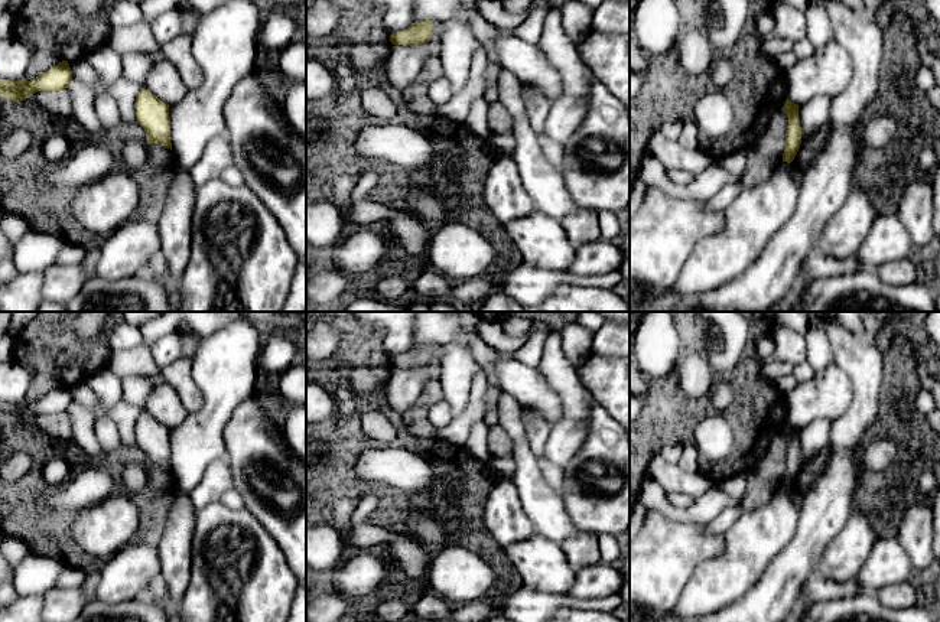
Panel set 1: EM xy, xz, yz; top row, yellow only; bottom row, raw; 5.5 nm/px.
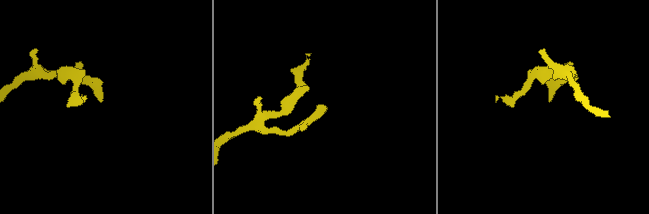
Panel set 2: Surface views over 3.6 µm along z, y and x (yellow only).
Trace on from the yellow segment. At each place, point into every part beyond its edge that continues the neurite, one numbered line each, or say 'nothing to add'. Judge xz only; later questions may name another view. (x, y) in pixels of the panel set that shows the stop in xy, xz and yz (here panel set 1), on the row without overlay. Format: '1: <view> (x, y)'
nothing to add

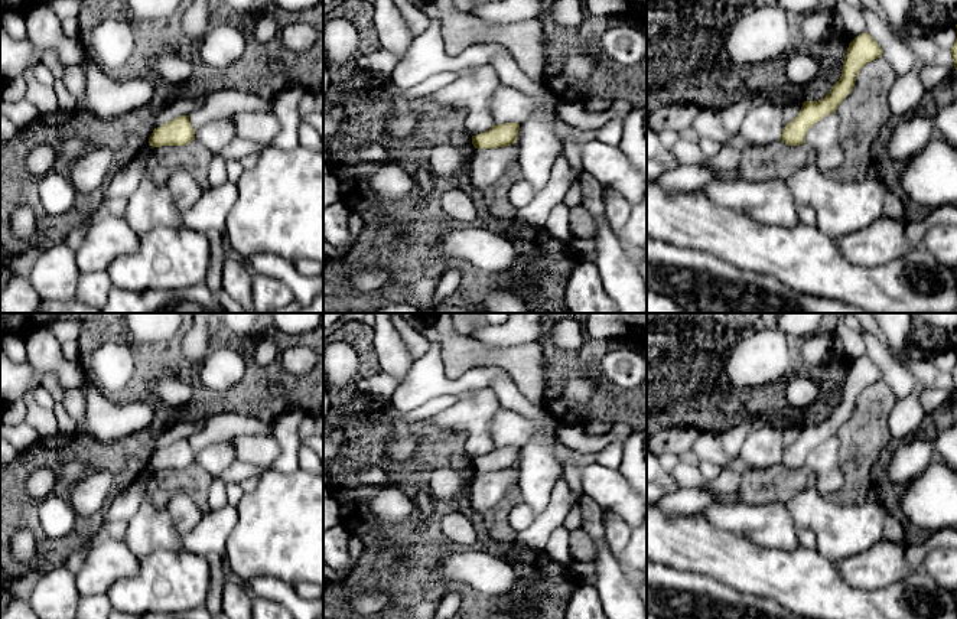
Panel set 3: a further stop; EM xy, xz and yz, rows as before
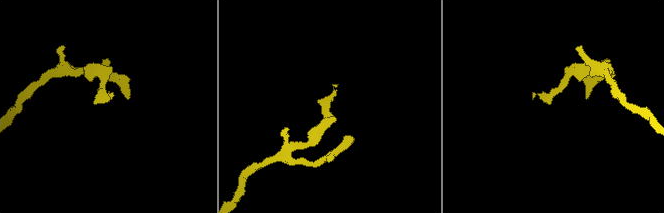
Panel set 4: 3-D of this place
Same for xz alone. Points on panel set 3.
nothing to add

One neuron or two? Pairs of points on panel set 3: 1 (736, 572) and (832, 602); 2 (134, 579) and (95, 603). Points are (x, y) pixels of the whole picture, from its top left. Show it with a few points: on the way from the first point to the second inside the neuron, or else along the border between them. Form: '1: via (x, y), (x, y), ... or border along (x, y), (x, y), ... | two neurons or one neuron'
1: via (759, 590), (774, 593), (784, 602), (809, 602) | one neuron
2: via (124, 589), (110, 603), (106, 603) | one neuron

